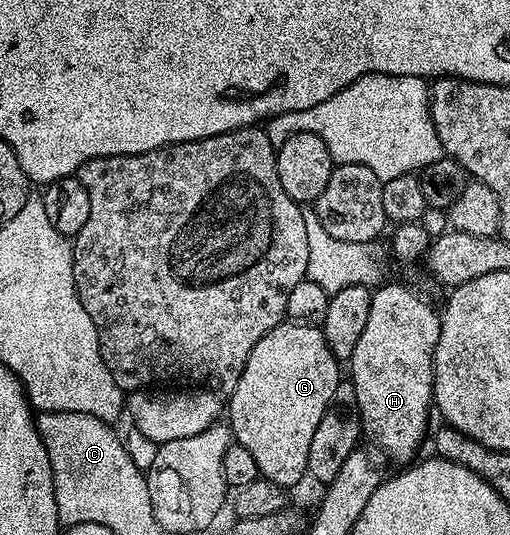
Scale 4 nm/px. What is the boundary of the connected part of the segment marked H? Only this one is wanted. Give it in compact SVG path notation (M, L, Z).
M379 284L372 292L368 324L348 362L348 380L356 391L363 434L370 436L392 460L410 463L422 440L428 437L426 424L434 400L434 352L442 319L439 310L434 310L416 290L386 284Z

